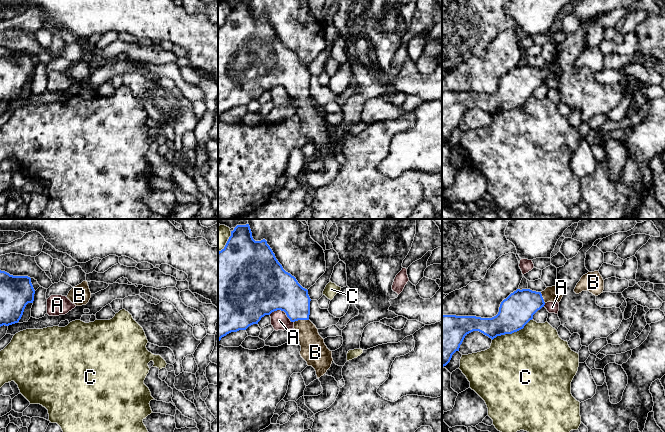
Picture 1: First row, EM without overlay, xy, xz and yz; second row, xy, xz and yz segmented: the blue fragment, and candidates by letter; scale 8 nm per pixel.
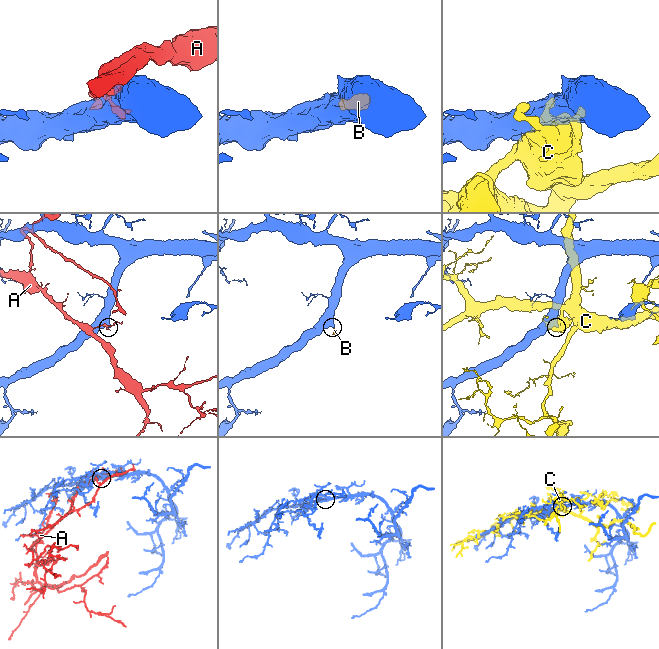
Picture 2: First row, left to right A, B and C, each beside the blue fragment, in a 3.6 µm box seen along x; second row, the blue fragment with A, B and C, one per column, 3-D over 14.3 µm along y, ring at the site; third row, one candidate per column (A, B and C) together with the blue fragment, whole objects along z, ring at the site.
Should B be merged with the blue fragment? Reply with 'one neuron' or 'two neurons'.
one neuron

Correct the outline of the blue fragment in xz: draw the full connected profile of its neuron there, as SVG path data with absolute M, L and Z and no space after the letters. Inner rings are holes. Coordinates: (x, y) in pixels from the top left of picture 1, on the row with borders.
M249 224L237 225L231 231L225 247L218 252L218 344L227 334L246 330L258 324L265 315L281 310L294 323L301 357L315 369L317 378L320 378L331 367L333 358L332 351L309 320L310 301L308 290L283 269L267 241L253 239Z

